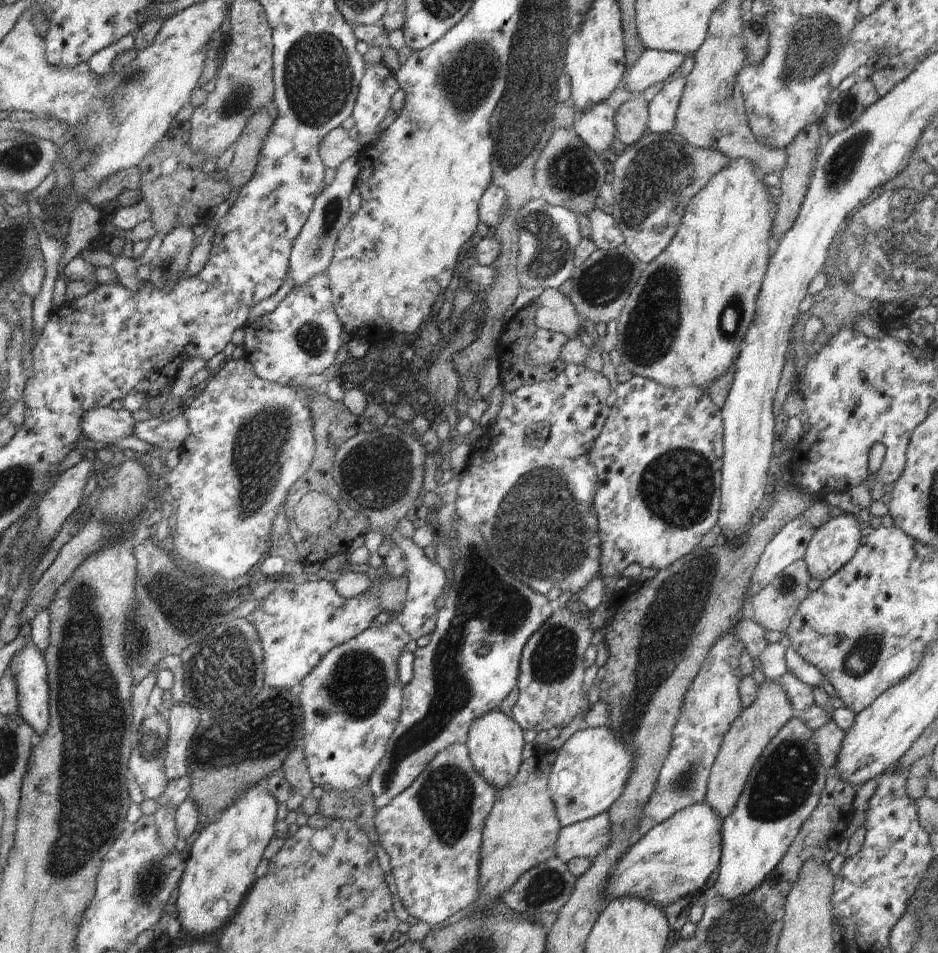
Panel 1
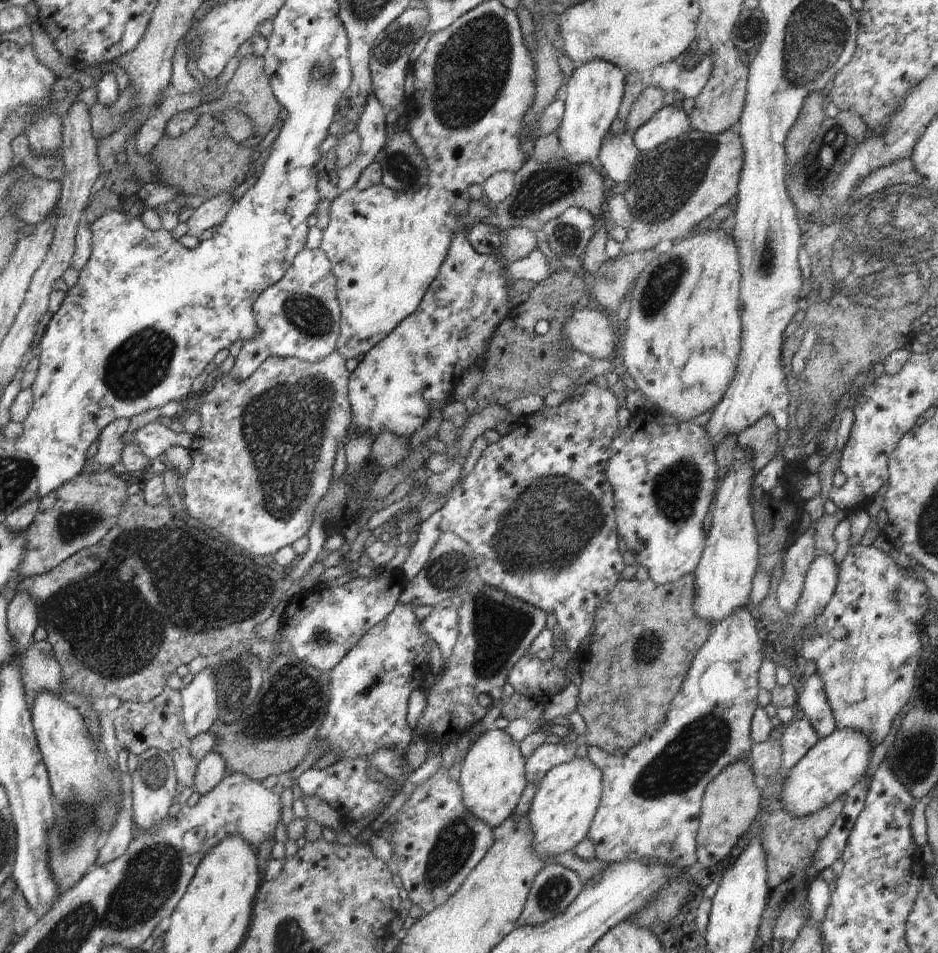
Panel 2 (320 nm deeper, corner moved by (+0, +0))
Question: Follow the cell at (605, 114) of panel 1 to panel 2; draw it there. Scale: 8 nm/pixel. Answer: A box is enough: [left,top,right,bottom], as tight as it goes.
[597,134,640,184]

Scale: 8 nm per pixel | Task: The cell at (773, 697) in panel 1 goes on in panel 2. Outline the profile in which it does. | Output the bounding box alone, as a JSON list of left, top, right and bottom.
[696,757,762,868]

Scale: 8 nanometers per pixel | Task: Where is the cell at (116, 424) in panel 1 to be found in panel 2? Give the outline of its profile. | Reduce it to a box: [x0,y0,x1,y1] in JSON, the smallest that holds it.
[132,420,192,460]

